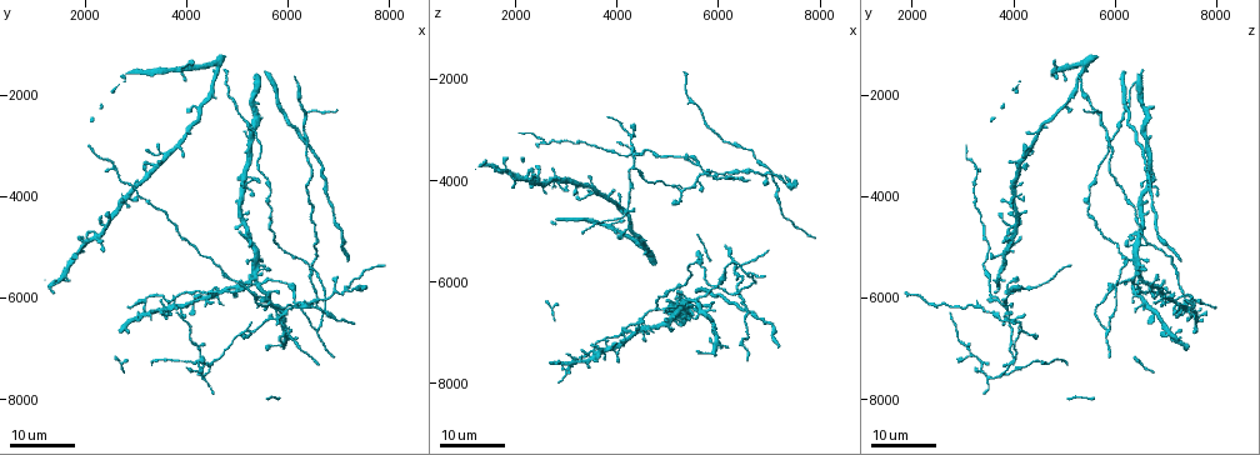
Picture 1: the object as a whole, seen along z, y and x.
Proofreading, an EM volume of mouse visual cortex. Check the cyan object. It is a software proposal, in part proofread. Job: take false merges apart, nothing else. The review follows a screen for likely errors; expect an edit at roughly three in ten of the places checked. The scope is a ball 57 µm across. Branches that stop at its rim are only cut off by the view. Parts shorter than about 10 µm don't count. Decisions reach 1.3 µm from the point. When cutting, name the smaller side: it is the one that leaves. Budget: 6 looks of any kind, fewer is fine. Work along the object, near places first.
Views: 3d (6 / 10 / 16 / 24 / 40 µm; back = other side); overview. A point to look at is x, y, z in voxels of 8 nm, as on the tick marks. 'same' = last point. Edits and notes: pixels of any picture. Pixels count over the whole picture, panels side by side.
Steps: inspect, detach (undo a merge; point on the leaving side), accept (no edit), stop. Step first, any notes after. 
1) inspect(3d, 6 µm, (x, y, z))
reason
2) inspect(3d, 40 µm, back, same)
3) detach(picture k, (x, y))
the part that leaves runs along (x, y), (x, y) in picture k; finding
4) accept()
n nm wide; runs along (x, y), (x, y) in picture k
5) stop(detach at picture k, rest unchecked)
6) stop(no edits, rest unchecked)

inspect(3d, 24 µm, (4650, 5450, 3400))
sudden change in width

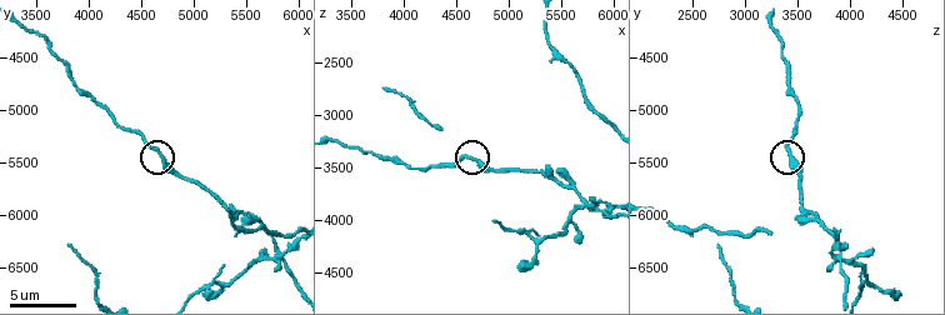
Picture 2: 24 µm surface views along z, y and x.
inspect(3d, 6 µm, (4660, 5440, 3440))

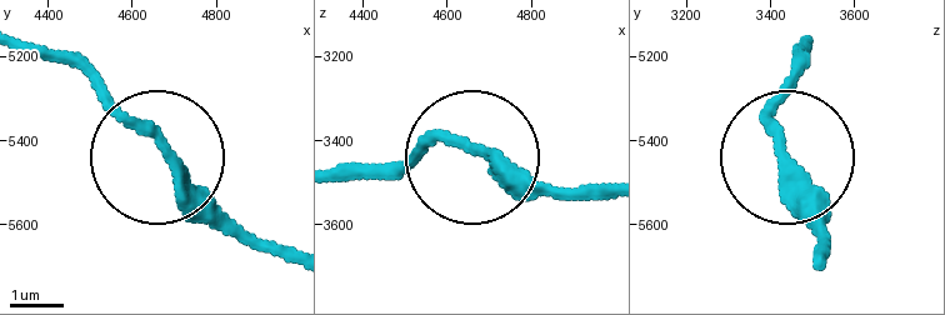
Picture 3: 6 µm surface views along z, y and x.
accept()
runs along (21, 43), (61, 56), (245, 240) in picture 3; continuous, no second neuron

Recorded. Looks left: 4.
inspect(3d, 10 µm, (5780, 6400, 3840))
four or more arms meet

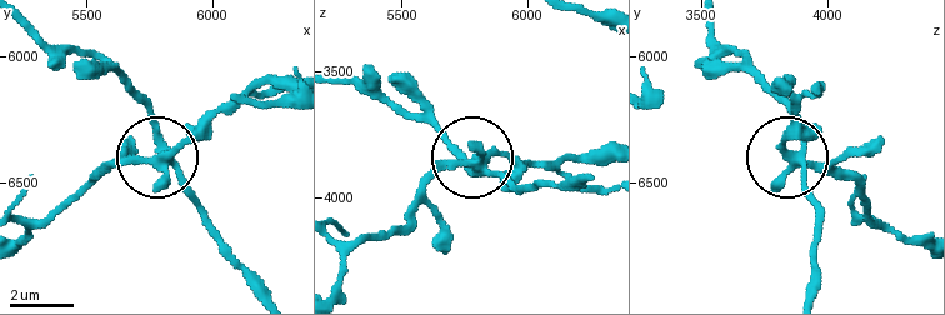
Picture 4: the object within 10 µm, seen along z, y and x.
inspect(3d, 10 µm, back, (5750, 6410, 3870))
other side

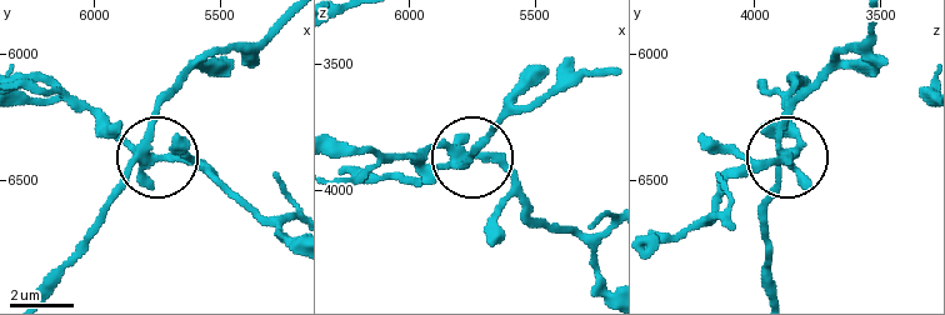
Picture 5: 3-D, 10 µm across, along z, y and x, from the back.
detach(picture 5, (504, 158))
5 arms; the part that leaves runs along (460, 156), (498, 164), (546, 226), (603, 236) in picture 5; a second neuron is stuck on

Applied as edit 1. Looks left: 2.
inspect(3d, 16 µm, (5520, 6020, 3540))

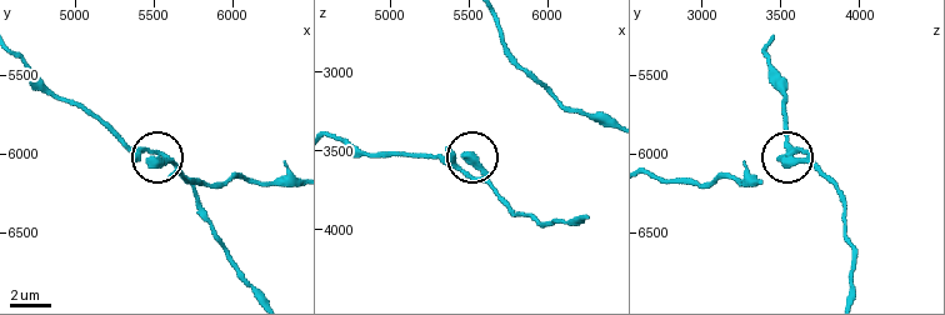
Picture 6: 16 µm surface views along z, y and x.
accept()
runs along (336, 138), (366, 153), (466, 158), (500, 196) in picture 6; continuous, no second neuron

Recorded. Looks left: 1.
stop(detach at picture 5, rest unchecked)

